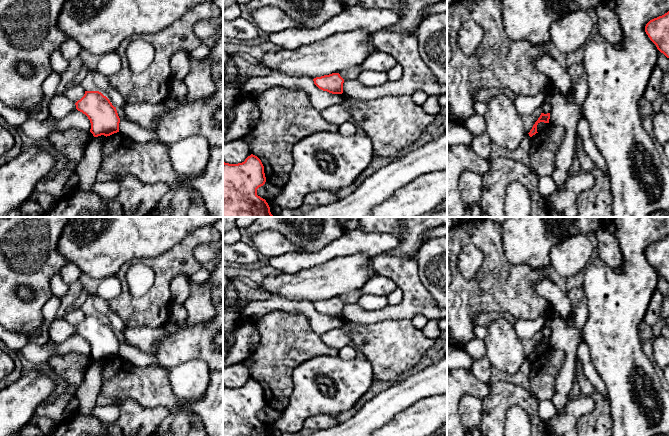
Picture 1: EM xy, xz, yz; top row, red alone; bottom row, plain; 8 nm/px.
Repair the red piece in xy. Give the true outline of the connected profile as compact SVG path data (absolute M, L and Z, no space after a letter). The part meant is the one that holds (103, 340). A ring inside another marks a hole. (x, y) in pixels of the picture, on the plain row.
M85 315L76 327L76 333L85 338L91 347L94 361L110 360L119 356L120 342L116 331L99 315Z

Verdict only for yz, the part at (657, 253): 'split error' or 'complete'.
complete

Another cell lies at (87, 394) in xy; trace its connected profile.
M106 360L94 361L87 369L82 384L76 392L79 401L78 413L91 416L96 406L96 400L100 394L102 385L102 371Z

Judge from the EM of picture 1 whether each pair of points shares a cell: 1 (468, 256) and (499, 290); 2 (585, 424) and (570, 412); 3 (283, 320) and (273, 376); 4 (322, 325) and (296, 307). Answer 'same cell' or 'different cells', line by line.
1: different cells
2: different cells
3: same cell
4: same cell

